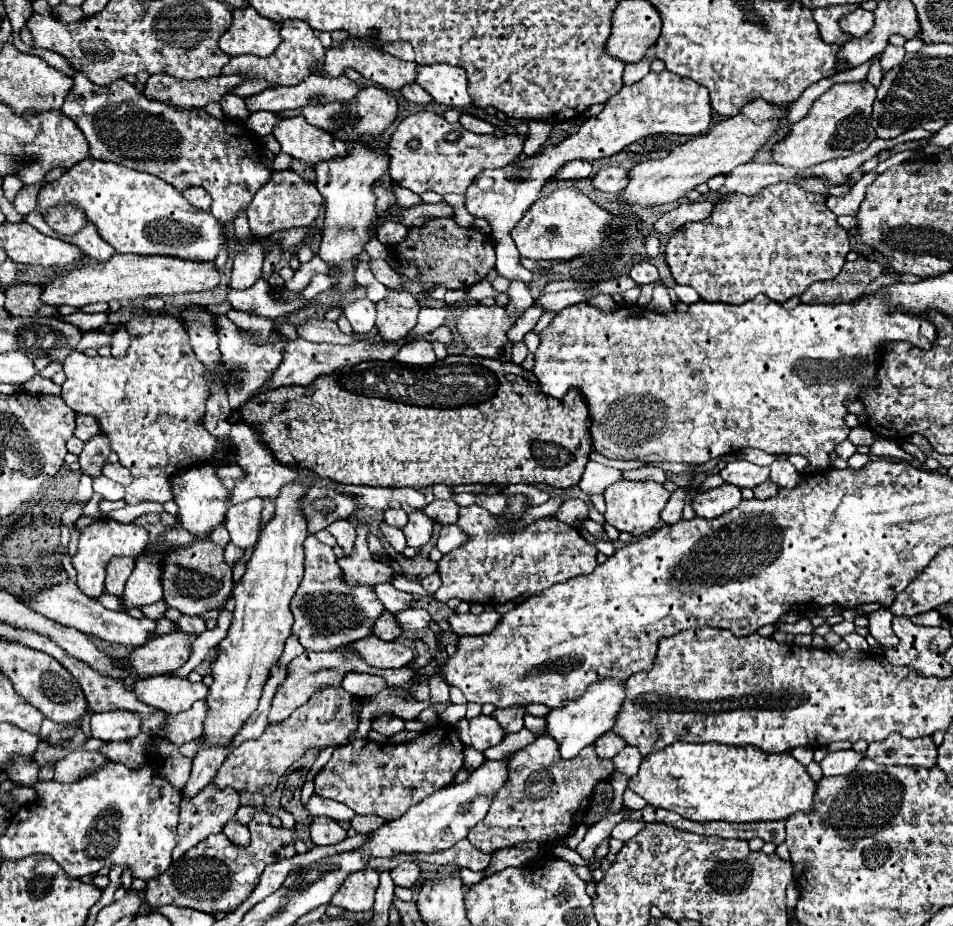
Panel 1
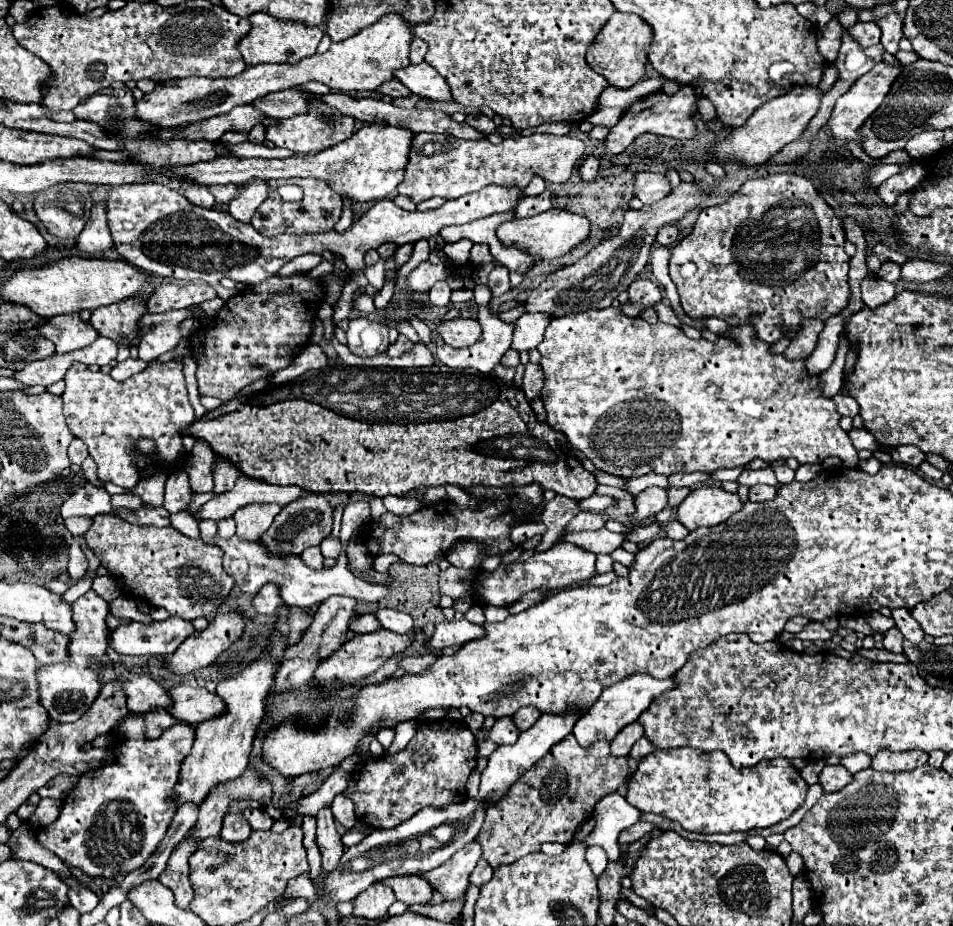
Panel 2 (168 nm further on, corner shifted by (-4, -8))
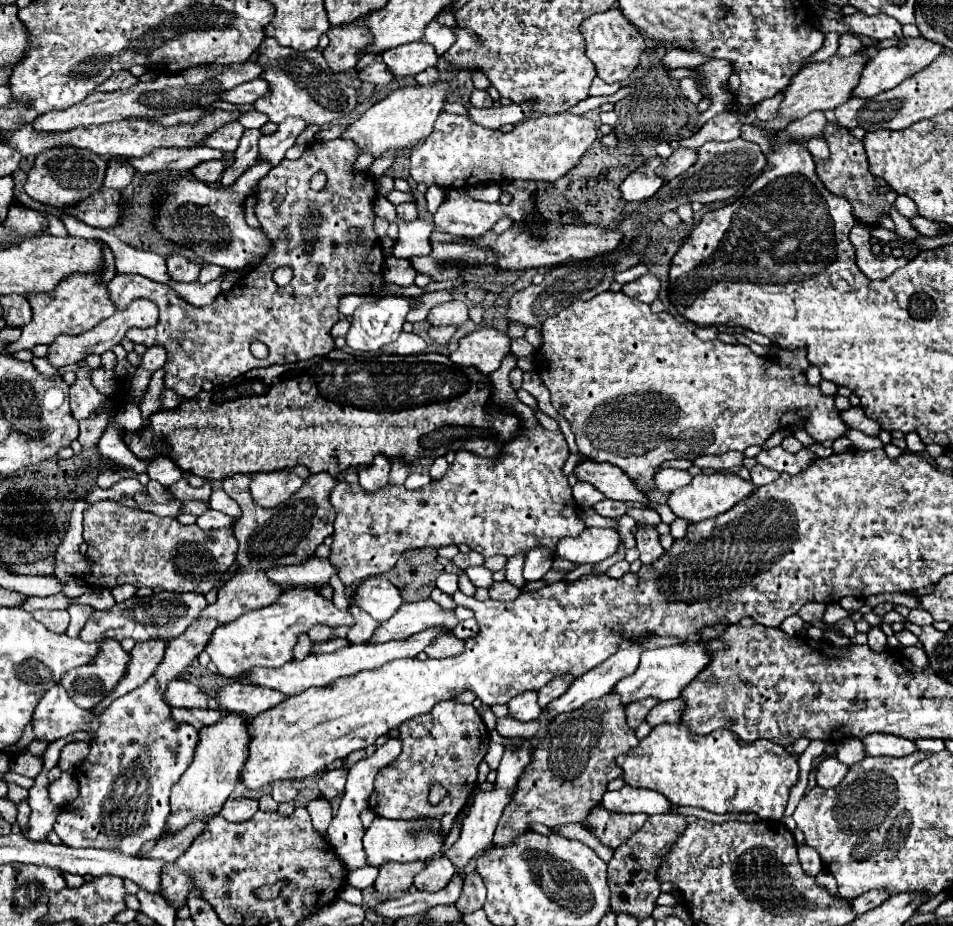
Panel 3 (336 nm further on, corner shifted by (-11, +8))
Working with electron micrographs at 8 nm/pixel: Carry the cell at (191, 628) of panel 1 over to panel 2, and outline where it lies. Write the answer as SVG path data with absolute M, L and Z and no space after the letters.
M169 616L163 622L153 624L121 624L113 632L109 632L109 646L117 654L125 656L169 656L175 648L195 632L193 624L179 618Z

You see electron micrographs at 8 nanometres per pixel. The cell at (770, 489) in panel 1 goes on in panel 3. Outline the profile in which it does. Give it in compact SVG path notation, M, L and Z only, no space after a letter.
M756 464L756 466L750 470L750 482L752 482L756 488L762 486L762 484L774 482L778 476L780 476L780 474L776 474L774 470L764 468L764 466L760 466L760 464Z

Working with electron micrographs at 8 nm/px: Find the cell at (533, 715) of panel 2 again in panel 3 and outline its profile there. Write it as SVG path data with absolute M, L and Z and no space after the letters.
M566 676L566 678L556 678L552 682L548 682L544 688L538 690L538 704L544 708L548 702L552 702L554 698L562 696L566 692L566 688L570 686L572 682L572 676Z

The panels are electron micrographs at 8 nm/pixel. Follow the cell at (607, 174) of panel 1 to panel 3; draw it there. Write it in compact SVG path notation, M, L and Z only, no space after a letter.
M680 148L680 150L676 150L670 158L666 158L662 166L658 166L656 174L658 174L664 182L674 180L674 178L680 176L692 162L696 162L696 158L698 158L698 152L696 152L696 150Z

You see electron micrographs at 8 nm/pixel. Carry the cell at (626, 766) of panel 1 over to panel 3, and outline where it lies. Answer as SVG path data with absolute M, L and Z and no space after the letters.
M680 698L676 700L668 700L668 702L658 702L652 712L646 716L646 722L654 728L660 724L672 724L672 722L680 722L680 716L684 712L684 702Z

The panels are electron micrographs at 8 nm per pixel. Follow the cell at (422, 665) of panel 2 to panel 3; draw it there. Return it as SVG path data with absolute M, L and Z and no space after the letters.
M440 634L426 648L426 656L428 658L450 658L450 656L458 656L462 650L464 650L464 642L458 640L454 634Z

